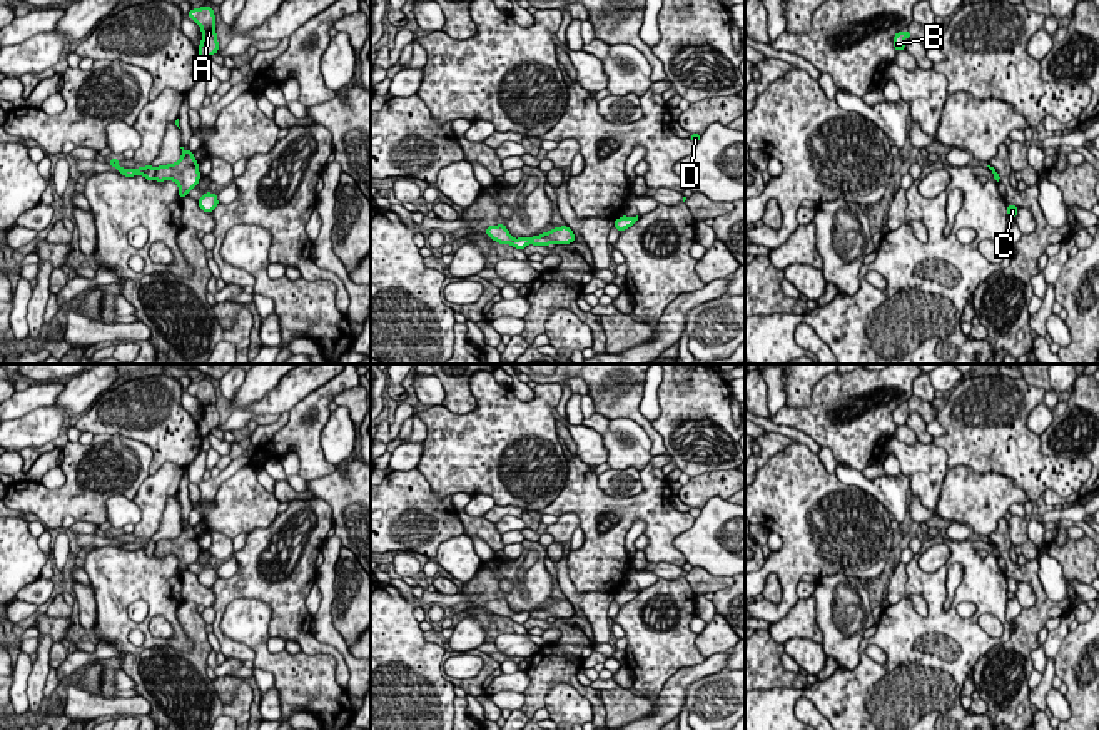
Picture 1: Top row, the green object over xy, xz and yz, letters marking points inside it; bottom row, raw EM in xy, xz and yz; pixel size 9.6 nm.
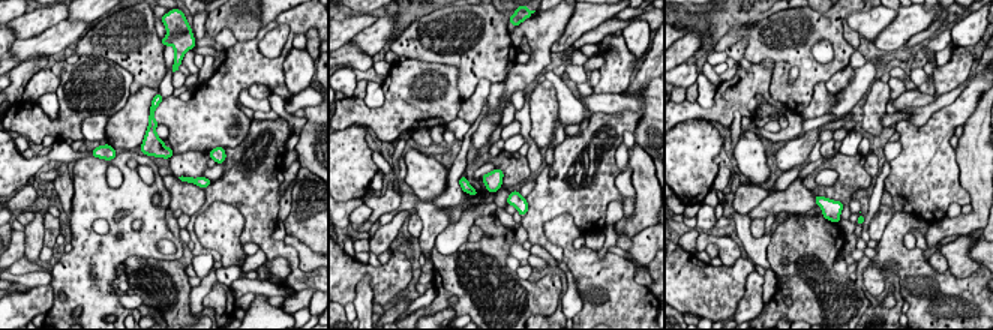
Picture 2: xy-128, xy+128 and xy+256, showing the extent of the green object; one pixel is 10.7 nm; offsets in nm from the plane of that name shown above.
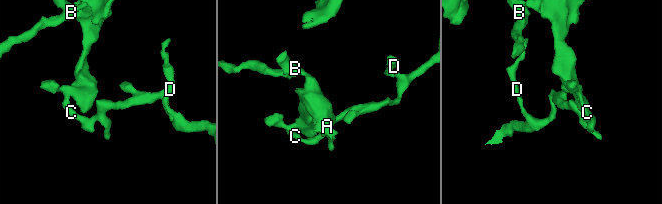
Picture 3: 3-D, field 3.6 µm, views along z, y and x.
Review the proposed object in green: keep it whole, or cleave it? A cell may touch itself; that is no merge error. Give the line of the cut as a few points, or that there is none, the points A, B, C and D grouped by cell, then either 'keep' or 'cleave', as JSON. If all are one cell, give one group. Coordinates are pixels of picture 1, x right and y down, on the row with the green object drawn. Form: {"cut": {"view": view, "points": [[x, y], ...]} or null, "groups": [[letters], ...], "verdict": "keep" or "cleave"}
{"cut": {"view": "xy", "points": [[154, 169], [156, 177]]}, "groups": [["A", "B"], ["C", "D"]], "verdict": "cleave"}

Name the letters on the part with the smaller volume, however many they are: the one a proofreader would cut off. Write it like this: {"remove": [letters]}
{"remove": ["A", "B"]}

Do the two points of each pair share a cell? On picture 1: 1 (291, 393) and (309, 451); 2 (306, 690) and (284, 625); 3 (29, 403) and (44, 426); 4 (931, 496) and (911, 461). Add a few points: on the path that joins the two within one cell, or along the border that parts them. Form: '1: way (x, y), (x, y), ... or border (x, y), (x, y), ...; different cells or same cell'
1: border (326, 381), (288, 411); different cells
2: border (301, 650), (331, 655), (334, 674); different cells
3: border (54, 403), (34, 408), (17, 418); different cells
4: way (927, 488), (926, 476), (919, 470); same cell

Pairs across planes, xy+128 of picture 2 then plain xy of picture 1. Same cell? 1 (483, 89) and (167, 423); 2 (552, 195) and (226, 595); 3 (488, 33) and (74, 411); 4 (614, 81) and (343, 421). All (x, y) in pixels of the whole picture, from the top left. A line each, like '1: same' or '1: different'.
1: different
2: same
3: different
4: different

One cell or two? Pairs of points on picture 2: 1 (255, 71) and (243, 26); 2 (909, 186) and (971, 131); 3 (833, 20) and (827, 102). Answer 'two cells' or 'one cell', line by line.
1: two cells
2: two cells
3: two cells

